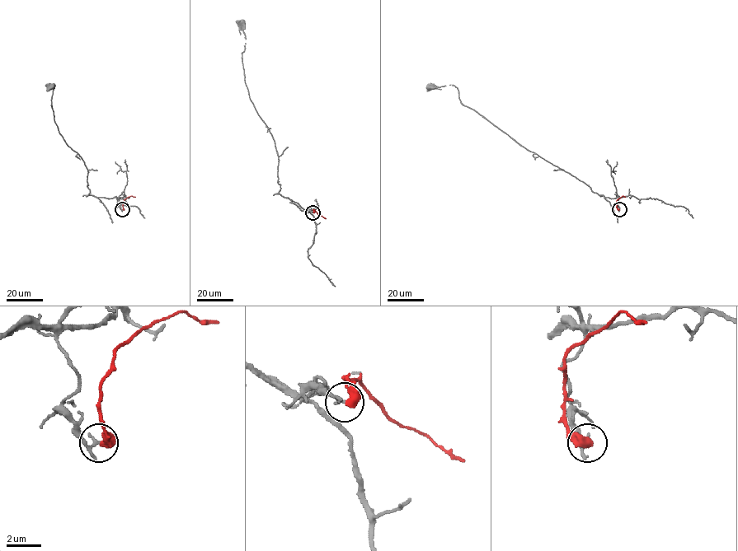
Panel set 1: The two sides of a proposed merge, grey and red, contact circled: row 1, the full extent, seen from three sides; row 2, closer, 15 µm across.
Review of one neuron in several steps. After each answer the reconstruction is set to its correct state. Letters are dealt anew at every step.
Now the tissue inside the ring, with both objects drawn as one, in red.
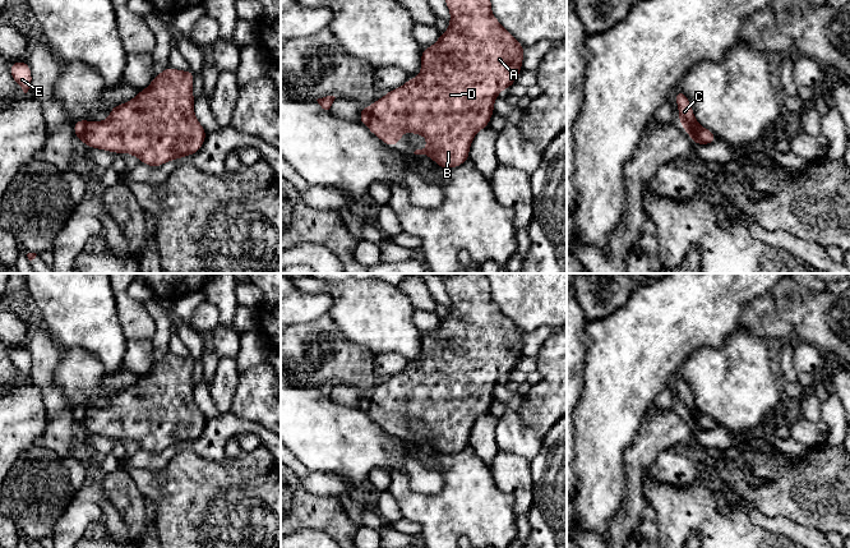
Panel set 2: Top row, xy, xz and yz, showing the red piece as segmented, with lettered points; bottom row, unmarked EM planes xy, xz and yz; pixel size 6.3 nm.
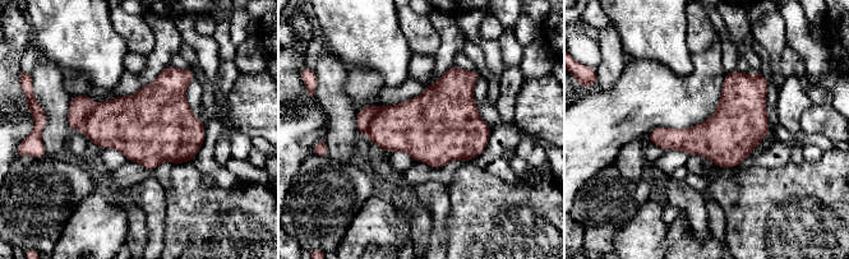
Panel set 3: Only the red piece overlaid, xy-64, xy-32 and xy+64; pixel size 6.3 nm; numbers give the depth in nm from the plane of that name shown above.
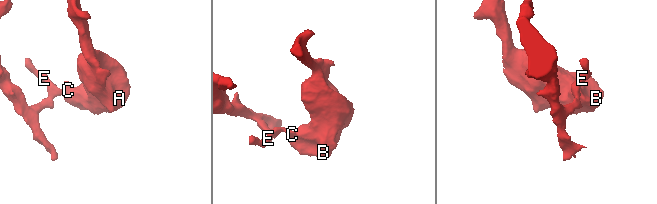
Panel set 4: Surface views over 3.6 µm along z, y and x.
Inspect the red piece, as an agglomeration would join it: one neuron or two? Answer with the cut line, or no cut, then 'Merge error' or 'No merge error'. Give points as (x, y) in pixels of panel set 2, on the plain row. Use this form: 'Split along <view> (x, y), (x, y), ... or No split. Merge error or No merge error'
Split along xy (87, 408), (79, 424). Merge error

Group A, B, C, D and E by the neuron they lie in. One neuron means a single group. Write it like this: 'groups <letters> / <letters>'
groups A B D / C E

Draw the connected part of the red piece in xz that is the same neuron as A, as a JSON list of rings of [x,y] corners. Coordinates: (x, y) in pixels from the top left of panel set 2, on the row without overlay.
[[[458,273],[442,280],[451,298],[449,314],[431,333],[422,335],[417,363],[371,390],[368,414],[389,434],[403,427],[402,418],[421,420],[429,430],[414,439],[430,443],[442,455],[453,455],[468,446],[473,423],[489,413],[499,378],[516,369],[525,332],[493,301],[484,273]]]

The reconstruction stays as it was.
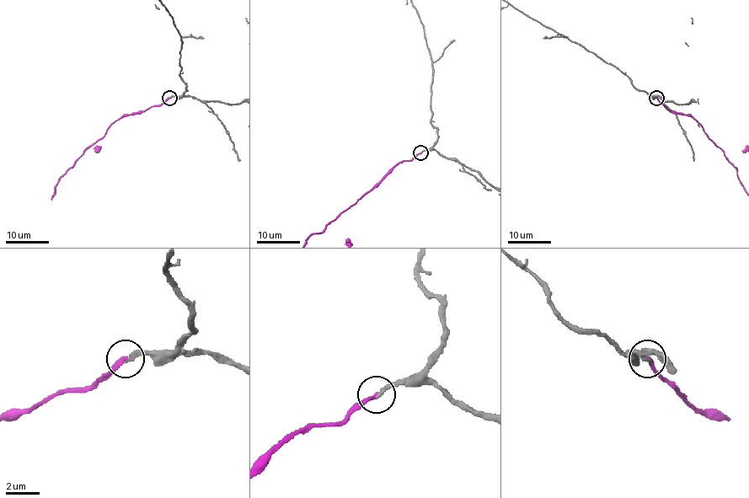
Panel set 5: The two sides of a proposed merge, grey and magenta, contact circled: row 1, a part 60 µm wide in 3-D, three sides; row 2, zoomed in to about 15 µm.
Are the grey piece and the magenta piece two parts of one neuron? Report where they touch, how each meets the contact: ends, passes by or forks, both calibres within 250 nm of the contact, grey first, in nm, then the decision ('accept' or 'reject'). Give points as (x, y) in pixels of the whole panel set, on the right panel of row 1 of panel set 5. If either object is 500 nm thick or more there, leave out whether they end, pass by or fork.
at (656, 98); grey ends there; magenta ends there; 240 nm thick on the grey side, 260 nm on the other; reject

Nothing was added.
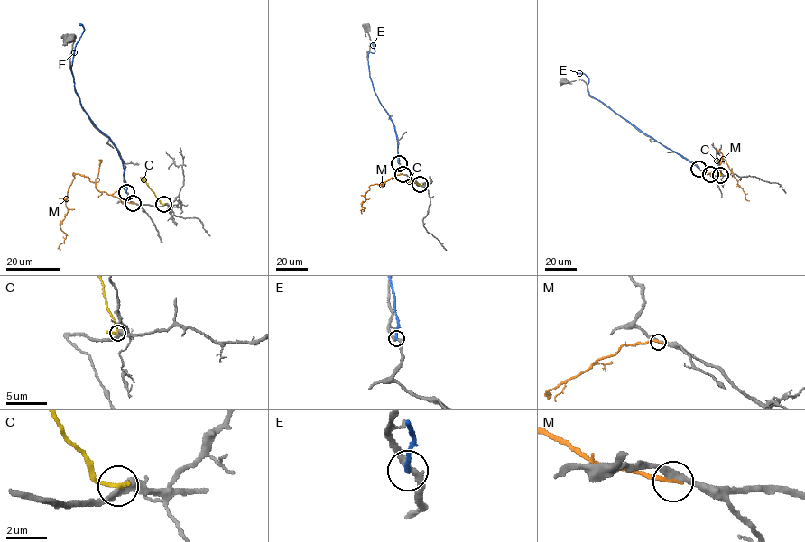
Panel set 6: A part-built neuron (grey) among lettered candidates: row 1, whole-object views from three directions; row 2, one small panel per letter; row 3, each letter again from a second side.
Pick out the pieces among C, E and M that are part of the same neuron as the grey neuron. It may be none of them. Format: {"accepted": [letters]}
{"accepted": []}

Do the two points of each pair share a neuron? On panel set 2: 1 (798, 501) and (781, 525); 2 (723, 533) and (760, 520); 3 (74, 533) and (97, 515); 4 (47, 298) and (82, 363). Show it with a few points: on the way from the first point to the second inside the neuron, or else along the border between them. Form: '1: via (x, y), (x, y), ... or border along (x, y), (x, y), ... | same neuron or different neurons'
1: border along (757, 510), (767, 516), (786, 516), (814, 528) | different neurons
2: border along (724, 514), (740, 507), (758, 525), (781, 533) | different neurons
3: via (79, 526), (91, 515) | same neuron
4: border along (61, 348), (82, 348), (101, 363) | different neurons

